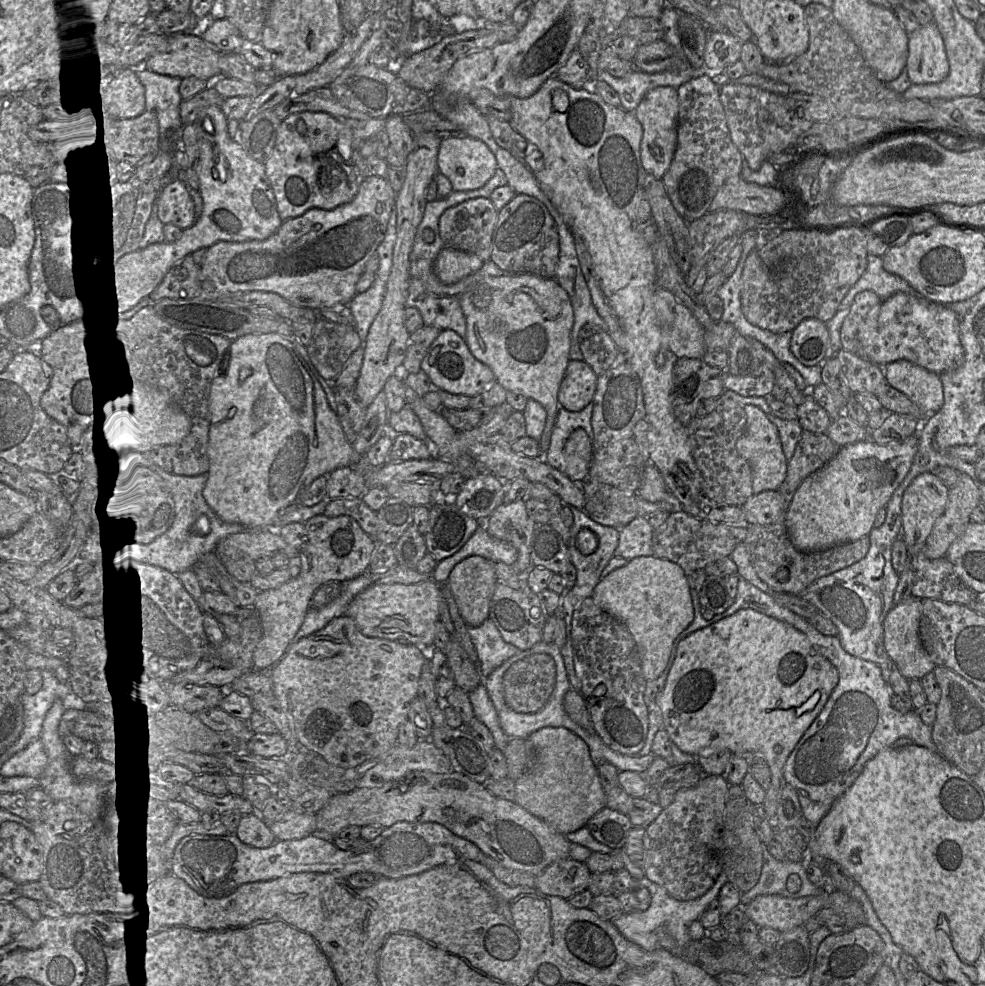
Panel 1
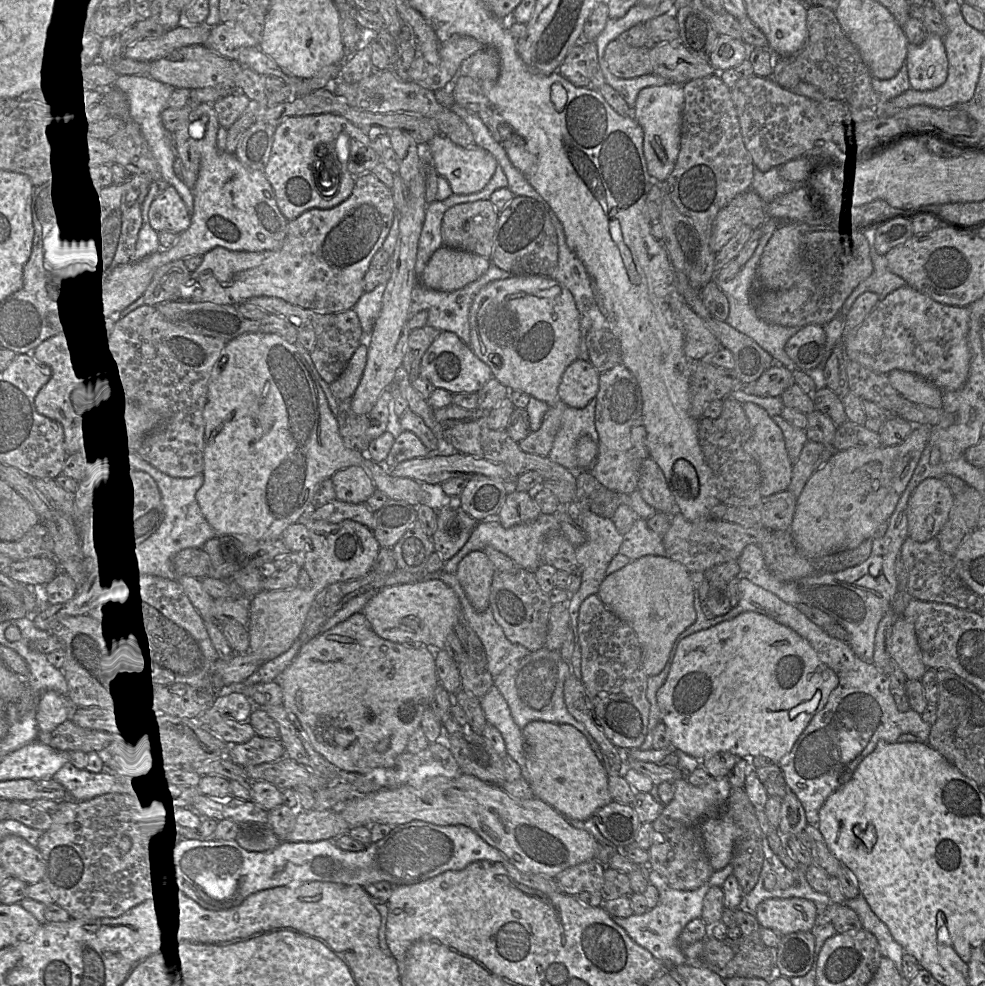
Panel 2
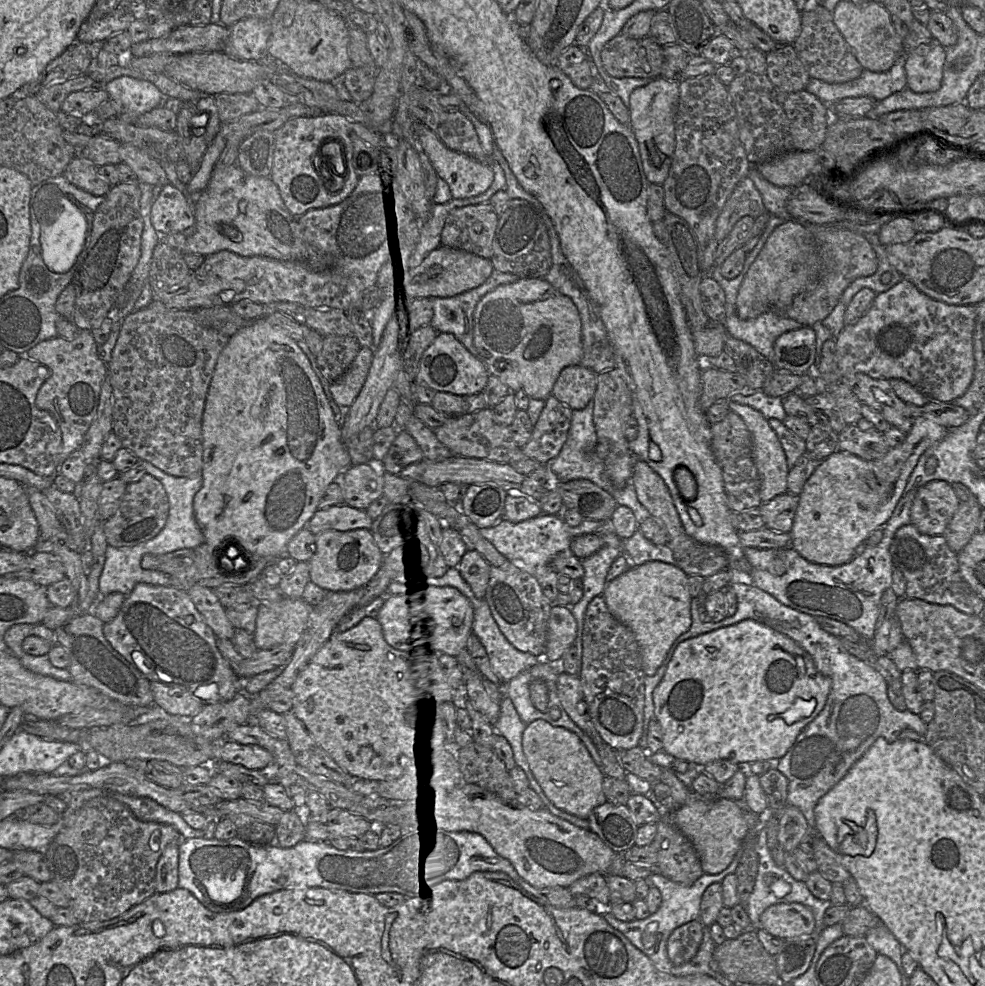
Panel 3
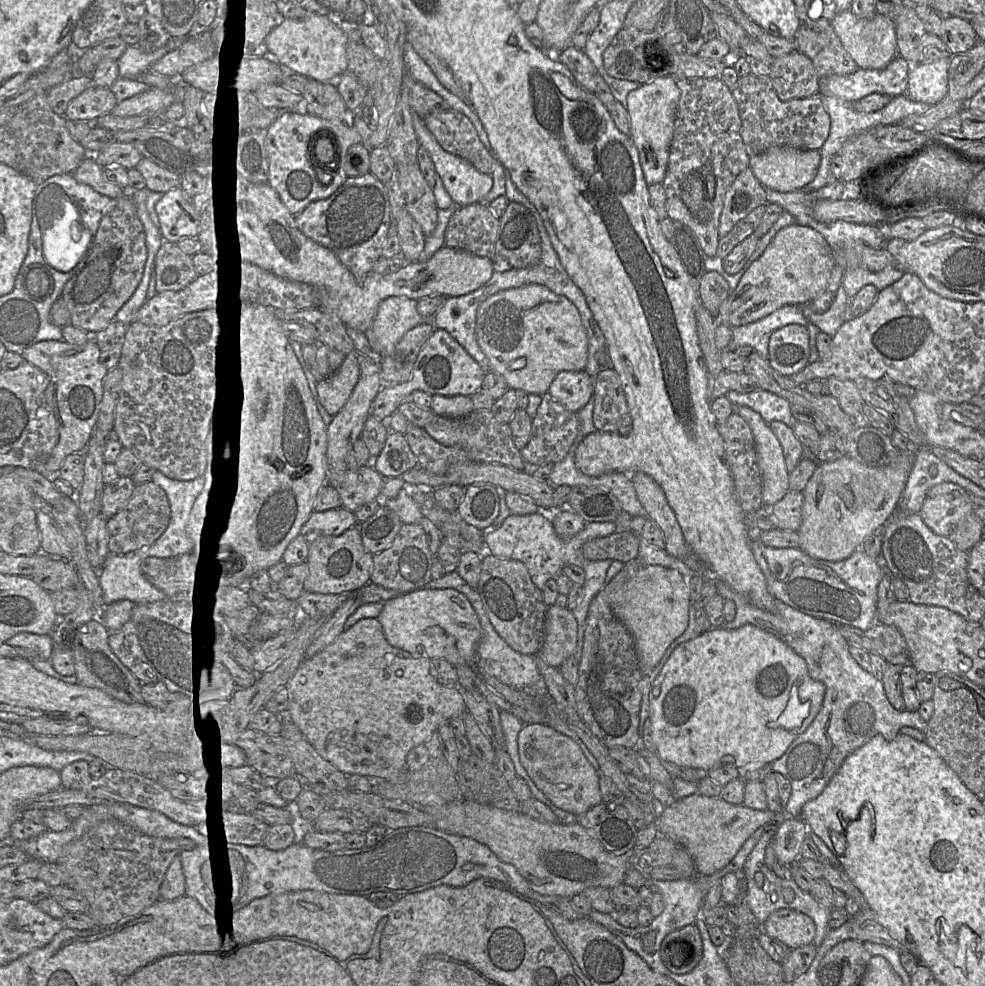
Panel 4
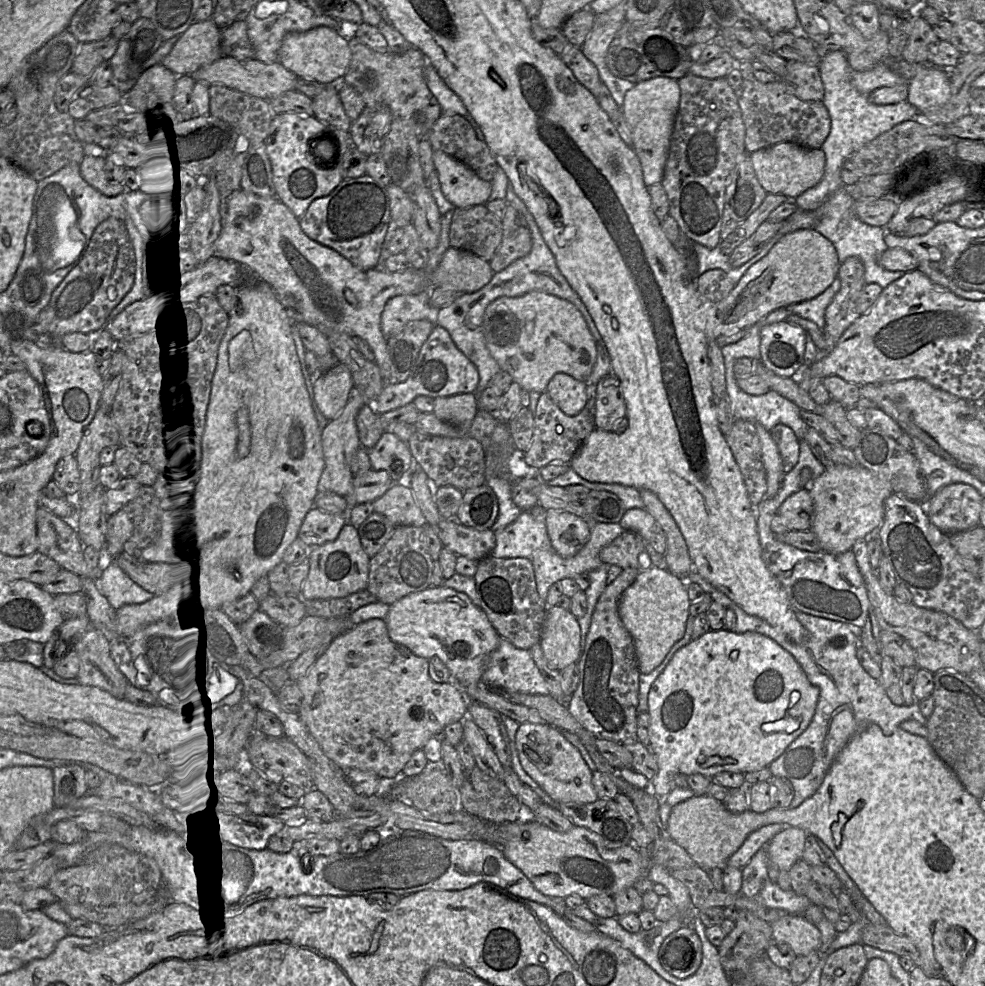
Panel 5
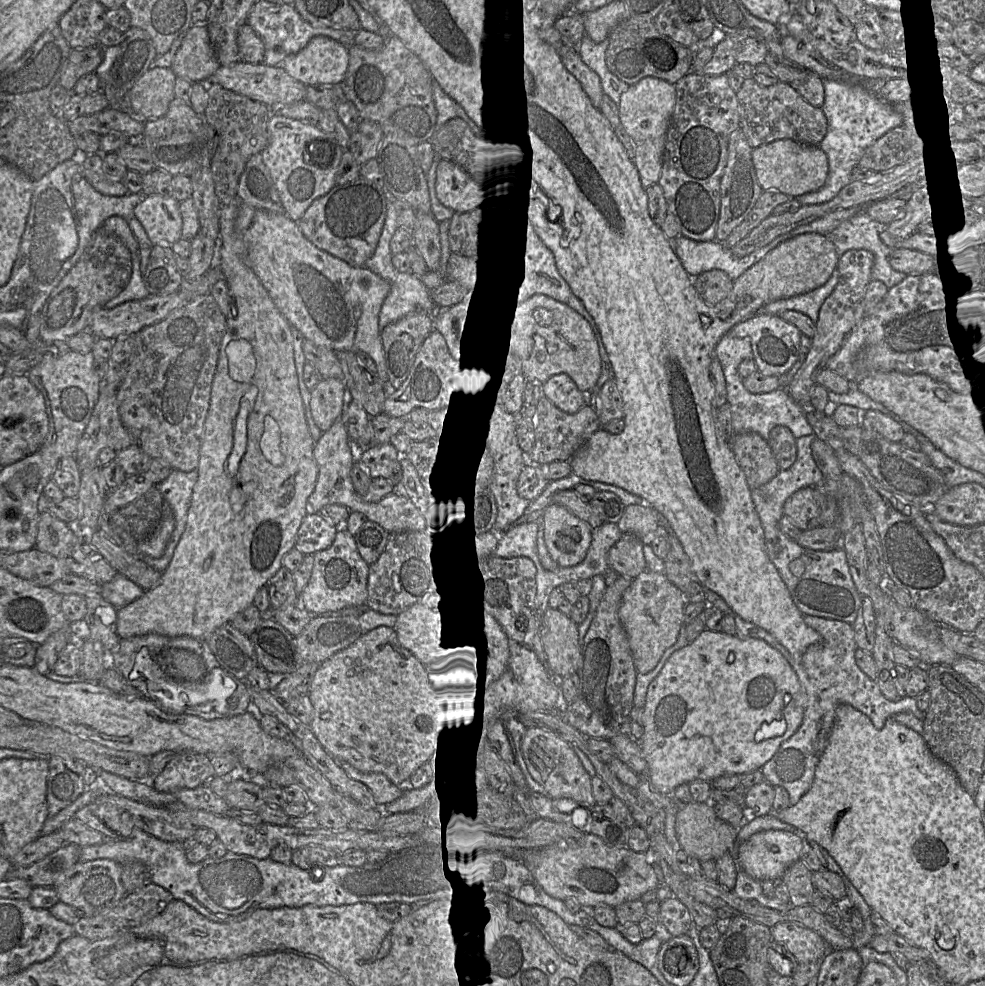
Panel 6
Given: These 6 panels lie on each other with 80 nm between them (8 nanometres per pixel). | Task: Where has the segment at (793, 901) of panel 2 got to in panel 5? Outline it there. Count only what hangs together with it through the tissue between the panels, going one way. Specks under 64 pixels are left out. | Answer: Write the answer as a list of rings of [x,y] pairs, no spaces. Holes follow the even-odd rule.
[[[787,914],[770,926],[772,938],[789,945],[796,956],[817,951],[821,944],[820,931],[803,915]]]

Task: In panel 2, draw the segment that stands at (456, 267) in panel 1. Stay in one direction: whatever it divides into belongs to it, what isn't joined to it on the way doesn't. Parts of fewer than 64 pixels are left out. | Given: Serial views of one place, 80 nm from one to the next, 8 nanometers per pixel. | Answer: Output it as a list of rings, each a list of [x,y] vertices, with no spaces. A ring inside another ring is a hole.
[[[442,246],[431,256],[419,282],[436,291],[455,291],[477,280],[490,264],[489,258]]]

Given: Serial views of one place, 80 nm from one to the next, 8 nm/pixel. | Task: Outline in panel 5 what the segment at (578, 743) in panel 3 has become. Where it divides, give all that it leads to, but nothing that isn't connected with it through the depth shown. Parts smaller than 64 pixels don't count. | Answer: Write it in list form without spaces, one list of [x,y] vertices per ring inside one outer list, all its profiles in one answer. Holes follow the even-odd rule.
[[[522,723],[516,734],[516,748],[523,769],[556,803],[581,806],[599,799],[592,782],[594,772],[561,730],[546,723]]]

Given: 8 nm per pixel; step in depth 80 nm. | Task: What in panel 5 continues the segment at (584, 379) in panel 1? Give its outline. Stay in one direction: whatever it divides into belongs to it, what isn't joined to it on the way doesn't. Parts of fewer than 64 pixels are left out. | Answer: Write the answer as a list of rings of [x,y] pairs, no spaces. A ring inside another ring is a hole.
[[[557,373],[549,381],[545,392],[568,416],[574,416],[587,407],[588,387],[565,373]]]

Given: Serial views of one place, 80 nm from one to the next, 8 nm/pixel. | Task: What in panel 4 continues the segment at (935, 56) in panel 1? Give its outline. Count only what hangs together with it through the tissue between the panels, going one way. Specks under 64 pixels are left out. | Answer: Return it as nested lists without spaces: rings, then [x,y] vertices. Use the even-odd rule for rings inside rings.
[[[949,58],[939,59],[931,63],[919,63],[913,67],[909,64],[906,95],[912,100],[928,105],[936,105],[948,91]]]

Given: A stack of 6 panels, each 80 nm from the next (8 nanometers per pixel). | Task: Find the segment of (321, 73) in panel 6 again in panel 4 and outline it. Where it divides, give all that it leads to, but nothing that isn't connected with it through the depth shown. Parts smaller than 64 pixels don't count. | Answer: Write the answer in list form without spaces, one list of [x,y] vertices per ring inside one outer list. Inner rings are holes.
[[[331,12],[328,15],[311,14],[302,19],[286,19],[270,32],[267,46],[273,58],[287,72],[297,73],[309,79],[327,83],[347,71],[347,29],[333,18]]]

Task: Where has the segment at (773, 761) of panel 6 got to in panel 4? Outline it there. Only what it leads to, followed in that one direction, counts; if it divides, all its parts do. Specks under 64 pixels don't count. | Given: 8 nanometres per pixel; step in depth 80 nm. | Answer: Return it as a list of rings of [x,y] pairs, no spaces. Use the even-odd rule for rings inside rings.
[[[717,579],[716,587],[718,594],[725,599],[732,600],[736,606],[735,618],[731,622],[724,623],[722,627],[737,629],[745,624],[751,624],[776,636],[805,660],[809,675],[825,685],[821,709],[812,723],[793,740],[786,752],[771,764],[772,771],[781,773],[791,784],[791,794],[784,808],[784,815],[800,818],[804,804],[822,793],[847,756],[875,735],[881,734],[886,740],[892,741],[904,726],[916,728],[926,734],[927,722],[921,718],[918,711],[897,710],[890,704],[885,695],[881,679],[875,674],[865,671],[854,660],[849,652],[849,642],[840,634],[836,624],[807,615],[776,599],[774,611],[758,608],[746,596],[733,591],[720,579]]]

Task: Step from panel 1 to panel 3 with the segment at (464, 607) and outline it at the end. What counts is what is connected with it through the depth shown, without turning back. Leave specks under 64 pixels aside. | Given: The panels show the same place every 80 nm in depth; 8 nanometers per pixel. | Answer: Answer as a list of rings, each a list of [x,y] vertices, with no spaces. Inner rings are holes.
[[[467,550],[457,569],[478,599],[484,599],[490,579],[491,565],[476,550]]]

